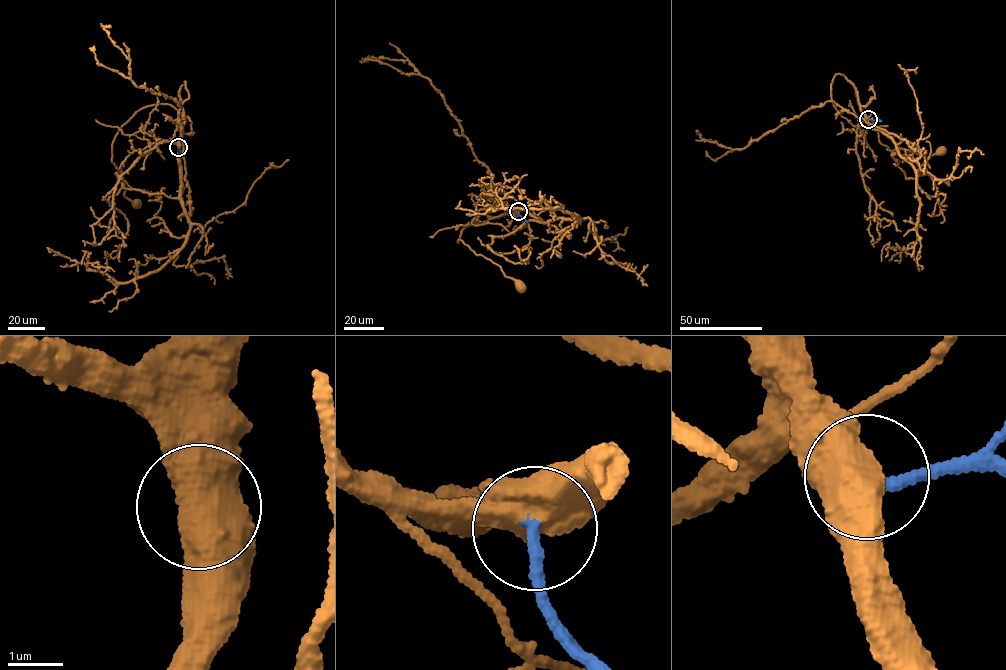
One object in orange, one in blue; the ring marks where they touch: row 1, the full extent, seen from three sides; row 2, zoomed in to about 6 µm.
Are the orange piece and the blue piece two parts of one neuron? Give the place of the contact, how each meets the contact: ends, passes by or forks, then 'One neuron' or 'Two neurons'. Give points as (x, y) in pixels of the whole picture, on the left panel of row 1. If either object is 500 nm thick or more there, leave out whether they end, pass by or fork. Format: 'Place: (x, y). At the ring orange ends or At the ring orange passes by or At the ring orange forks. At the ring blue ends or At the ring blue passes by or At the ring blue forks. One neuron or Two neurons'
Place: (178, 147). One neuron

